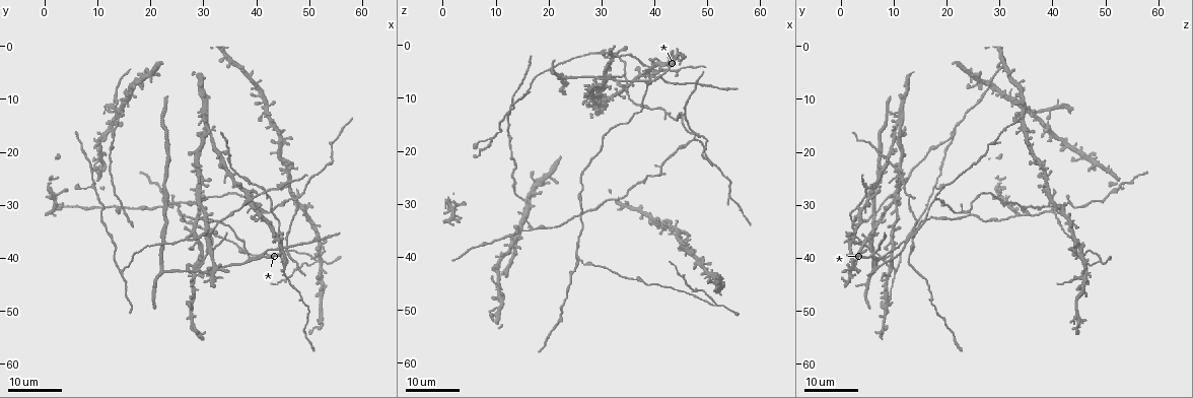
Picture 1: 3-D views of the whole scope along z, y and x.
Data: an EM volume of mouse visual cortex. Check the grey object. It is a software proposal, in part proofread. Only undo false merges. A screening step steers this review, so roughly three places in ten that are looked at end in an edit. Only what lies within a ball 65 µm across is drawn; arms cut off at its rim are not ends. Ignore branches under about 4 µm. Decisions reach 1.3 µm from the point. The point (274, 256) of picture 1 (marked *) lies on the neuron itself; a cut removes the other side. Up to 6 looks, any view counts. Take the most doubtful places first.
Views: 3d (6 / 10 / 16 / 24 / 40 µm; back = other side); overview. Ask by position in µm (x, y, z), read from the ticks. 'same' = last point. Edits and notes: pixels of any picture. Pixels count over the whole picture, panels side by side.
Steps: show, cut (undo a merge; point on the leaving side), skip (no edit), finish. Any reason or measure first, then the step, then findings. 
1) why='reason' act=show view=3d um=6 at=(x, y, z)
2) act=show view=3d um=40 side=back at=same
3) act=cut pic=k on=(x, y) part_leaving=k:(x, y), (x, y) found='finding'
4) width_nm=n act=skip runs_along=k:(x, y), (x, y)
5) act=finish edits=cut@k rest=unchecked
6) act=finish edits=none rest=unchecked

why='three-way junction' act=show view=3d um=24 at=(25.0, 30.5, 40.0)

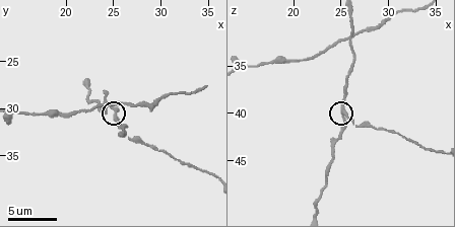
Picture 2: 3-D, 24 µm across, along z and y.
act=show view=3d um=6 at=same

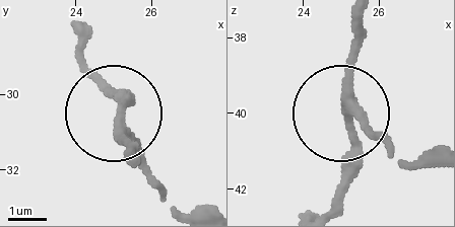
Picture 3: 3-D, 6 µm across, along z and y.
width_nm=240 act=skip runs_along=3:(364, 23), (344, 208) found='one neuron here'

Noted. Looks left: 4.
why='three-way junction' act=show view=3d um=16 at=(41.0, 39.5, 6.0)

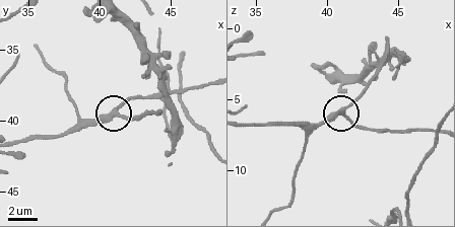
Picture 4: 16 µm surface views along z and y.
act=show view=3d um=10 at=(41.4, 39.2, 6.0)

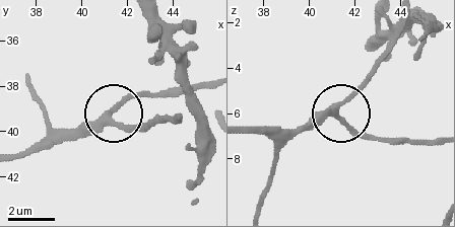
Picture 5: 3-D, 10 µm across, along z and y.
act=skip found='one neuron here'

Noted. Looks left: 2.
why='small branch off a trunk' act=show view=3d um=24 at=(29.5, 42.0, 6.0)

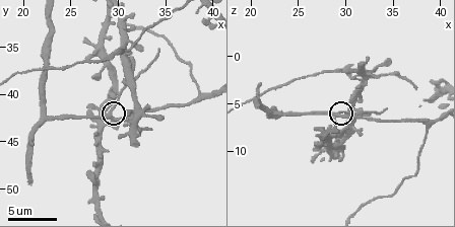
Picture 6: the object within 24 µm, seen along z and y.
act=show view=3d um=10 at=(28.8, 42.2, 6.0)

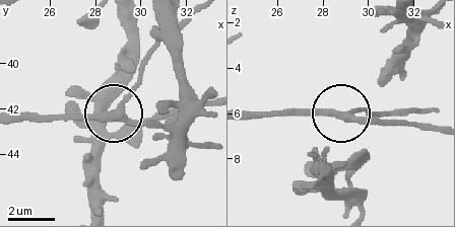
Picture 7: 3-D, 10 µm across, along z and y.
arms=3 act=skip runs_along=7:(437, 128), (341, 112), (377, 110) found='one neuron here'

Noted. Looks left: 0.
act=finish edits=none rest=unchecked

